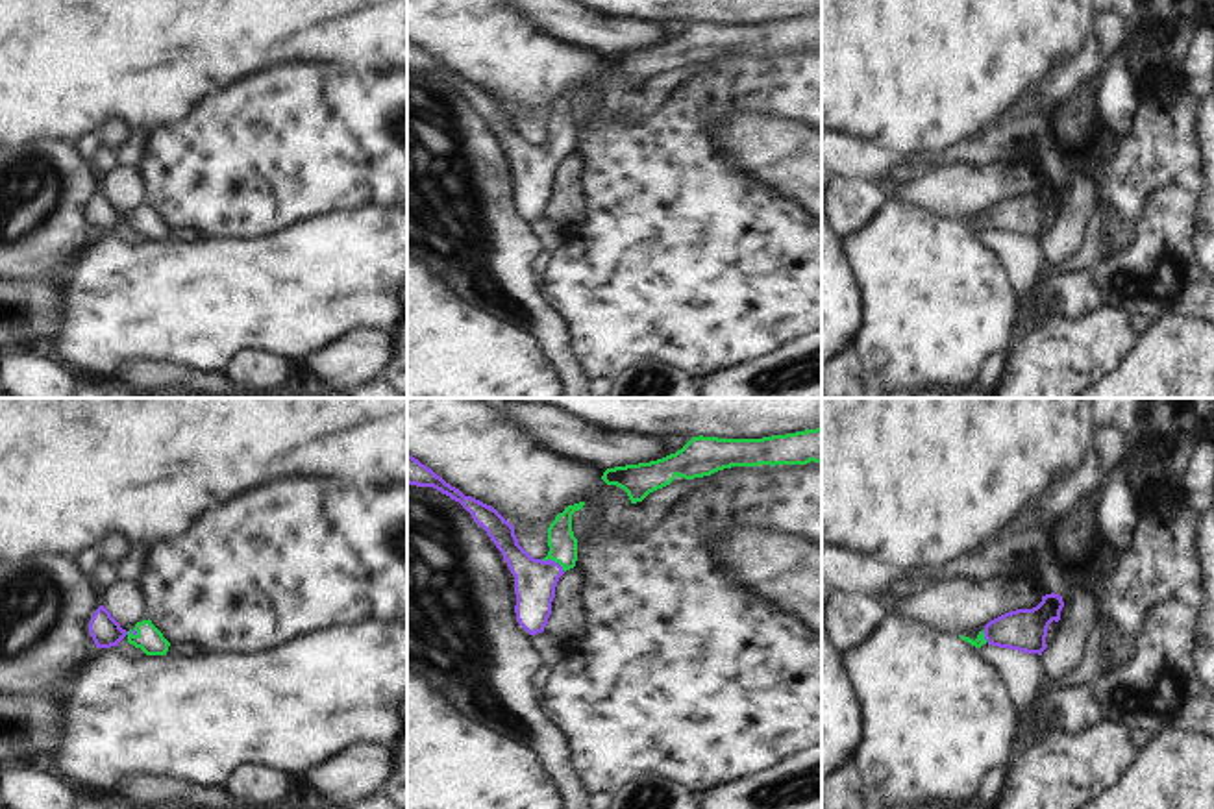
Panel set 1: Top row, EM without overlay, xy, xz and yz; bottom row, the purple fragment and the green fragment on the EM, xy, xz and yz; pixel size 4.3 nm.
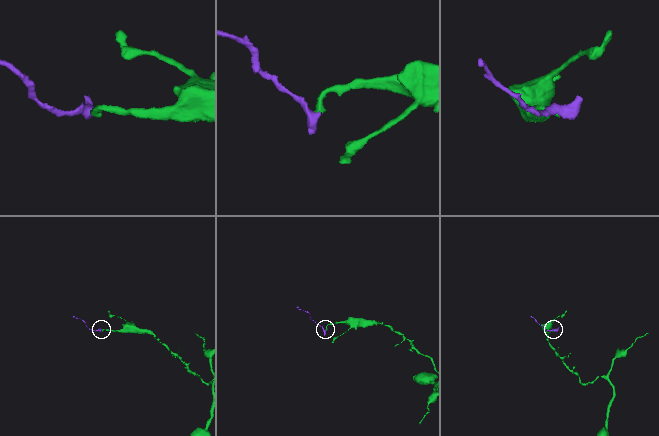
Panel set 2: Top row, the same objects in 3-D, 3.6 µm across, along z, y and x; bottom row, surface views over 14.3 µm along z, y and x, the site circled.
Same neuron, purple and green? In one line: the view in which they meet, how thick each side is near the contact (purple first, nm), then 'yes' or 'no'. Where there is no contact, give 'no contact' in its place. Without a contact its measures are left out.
xz | 190/130 nm | yes

